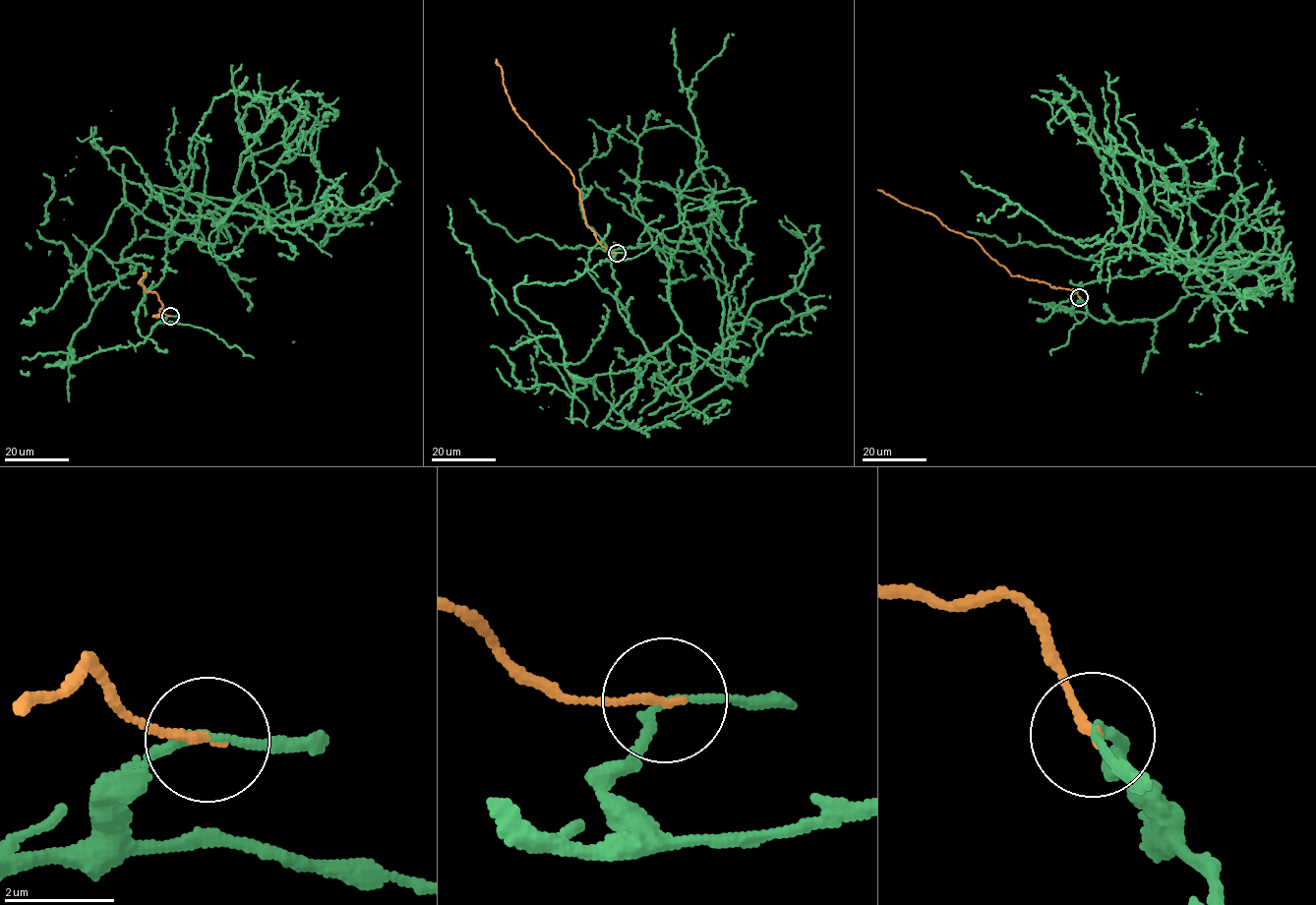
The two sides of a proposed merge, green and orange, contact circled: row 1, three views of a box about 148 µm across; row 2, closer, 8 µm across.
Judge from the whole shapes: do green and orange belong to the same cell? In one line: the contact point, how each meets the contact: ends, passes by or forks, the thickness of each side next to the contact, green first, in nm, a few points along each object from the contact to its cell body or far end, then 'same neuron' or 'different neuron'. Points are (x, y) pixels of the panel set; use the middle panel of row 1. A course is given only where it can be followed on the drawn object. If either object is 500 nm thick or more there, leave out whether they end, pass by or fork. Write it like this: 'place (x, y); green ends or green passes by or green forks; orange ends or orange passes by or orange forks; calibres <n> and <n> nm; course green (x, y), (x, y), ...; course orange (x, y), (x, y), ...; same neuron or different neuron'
place (617, 253); green passes by; orange ends; calibres 150 and 150 nm; course green (616, 253), (514, 290), (576, 391), (680, 191), (726, 378), (811, 260), (687, 411), (620, 125); course orange (616, 253), (607, 250), (585, 223), (572, 174), (517, 115), (497, 59); different neuron

